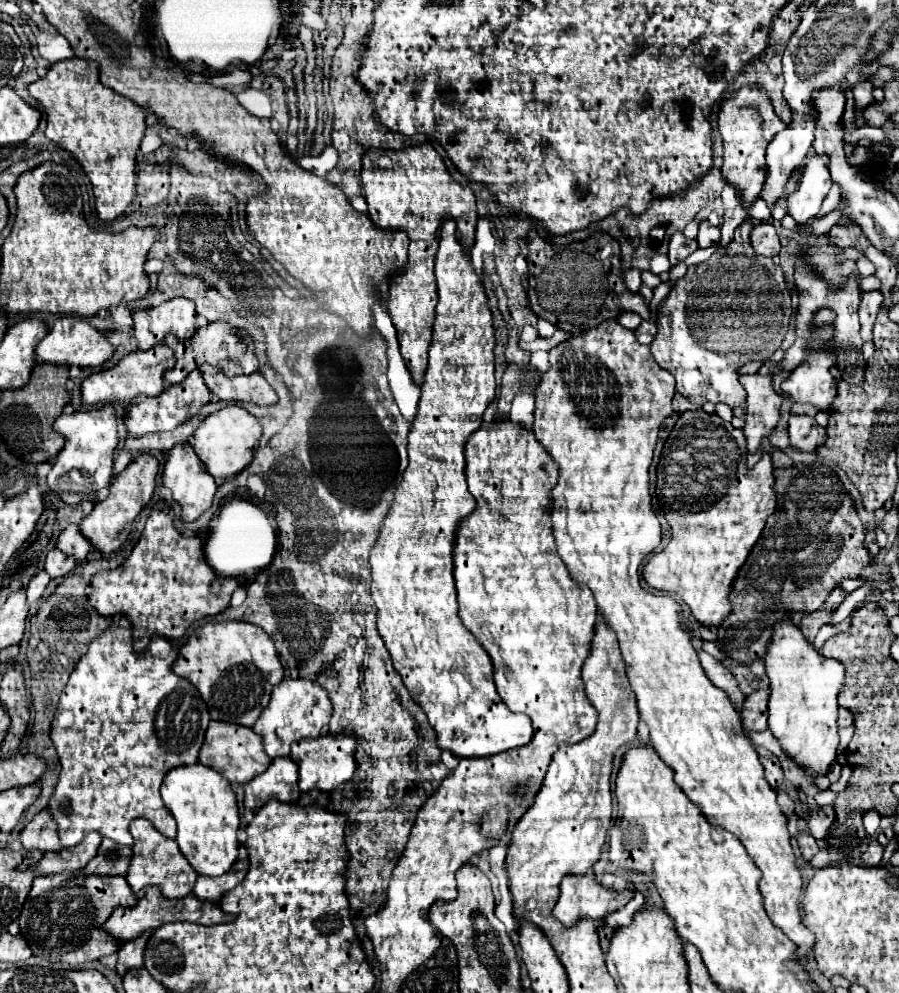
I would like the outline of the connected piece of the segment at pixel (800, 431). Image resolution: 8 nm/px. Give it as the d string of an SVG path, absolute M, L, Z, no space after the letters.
M791 416L787 430L791 448L797 452L813 454L827 440L825 428L819 426L811 416Z

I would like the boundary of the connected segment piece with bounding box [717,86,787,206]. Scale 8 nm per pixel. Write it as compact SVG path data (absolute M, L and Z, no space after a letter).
M743 86L719 110L719 132L723 138L723 166L721 174L729 186L741 194L741 204L751 206L765 182L765 150L777 132L787 124L775 114L767 94L757 86Z

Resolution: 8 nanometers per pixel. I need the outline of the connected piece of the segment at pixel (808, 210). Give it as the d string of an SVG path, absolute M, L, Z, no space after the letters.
M811 156L799 188L787 196L787 212L797 224L805 224L815 218L821 210L821 204L831 190L831 176L827 170L827 156Z

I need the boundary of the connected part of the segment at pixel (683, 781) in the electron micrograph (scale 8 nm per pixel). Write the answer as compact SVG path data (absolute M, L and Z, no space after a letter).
M605 320L597 328L573 334L549 352L549 362L549 372L545 372L535 388L533 432L539 444L559 464L559 482L551 492L557 552L567 564L571 578L593 592L599 614L617 634L627 678L637 696L639 714L649 726L653 748L665 764L675 770L675 782L691 802L701 806L707 820L733 832L741 840L747 854L763 872L759 890L767 916L797 944L797 962L807 968L807 954L813 948L815 934L801 924L799 904L803 880L795 864L787 818L777 804L777 794L763 776L763 766L751 740L745 736L739 712L733 708L731 700L727 700L727 694L711 684L701 668L687 626L681 622L681 604L669 594L651 594L645 590L637 570L641 560L661 542L661 524L651 508L649 464L659 426L673 414L671 400L675 394L675 378L655 364L649 346L639 344L633 330L619 326L615 320Z

